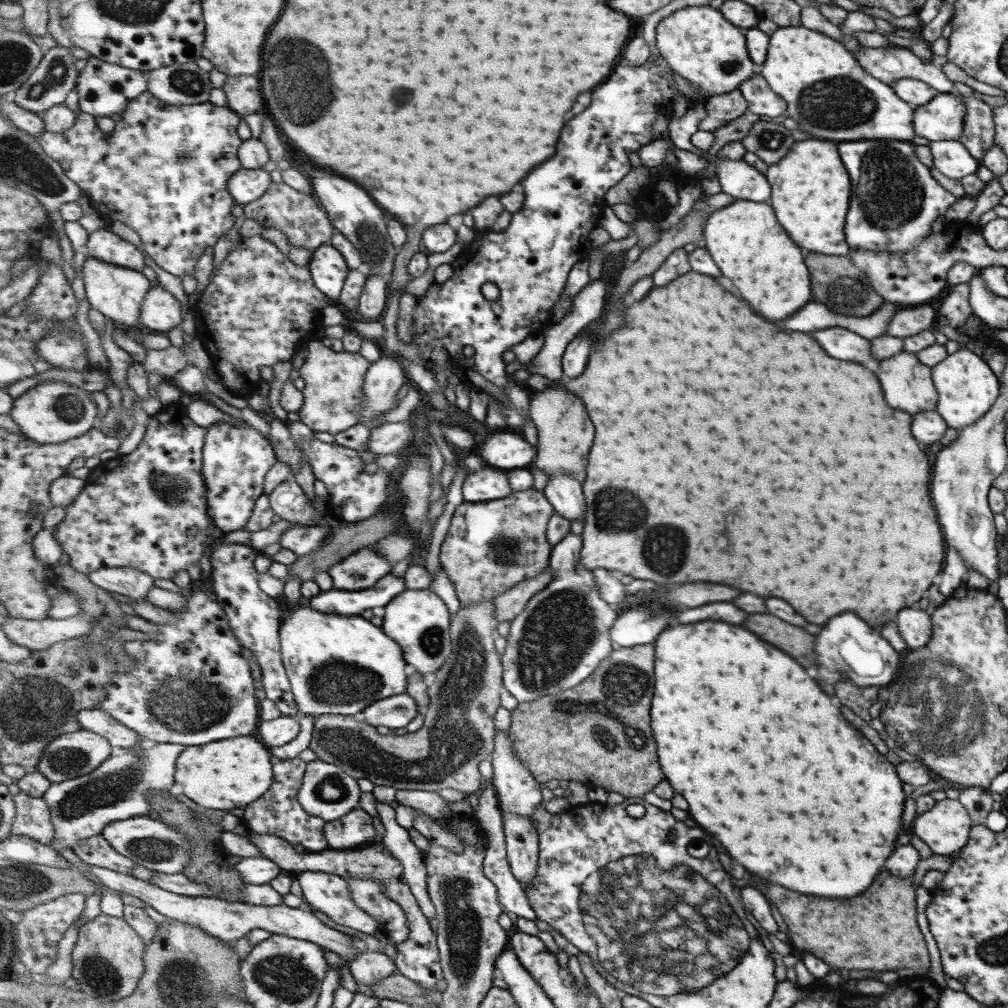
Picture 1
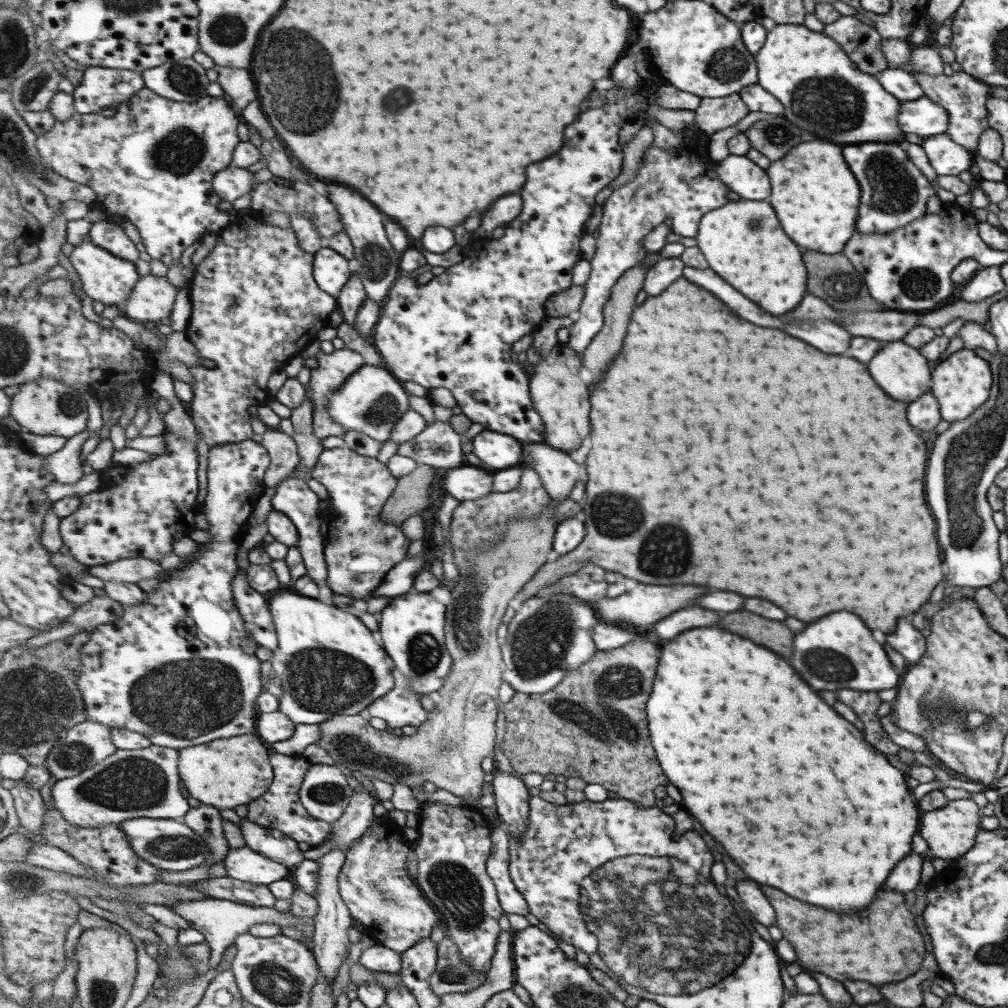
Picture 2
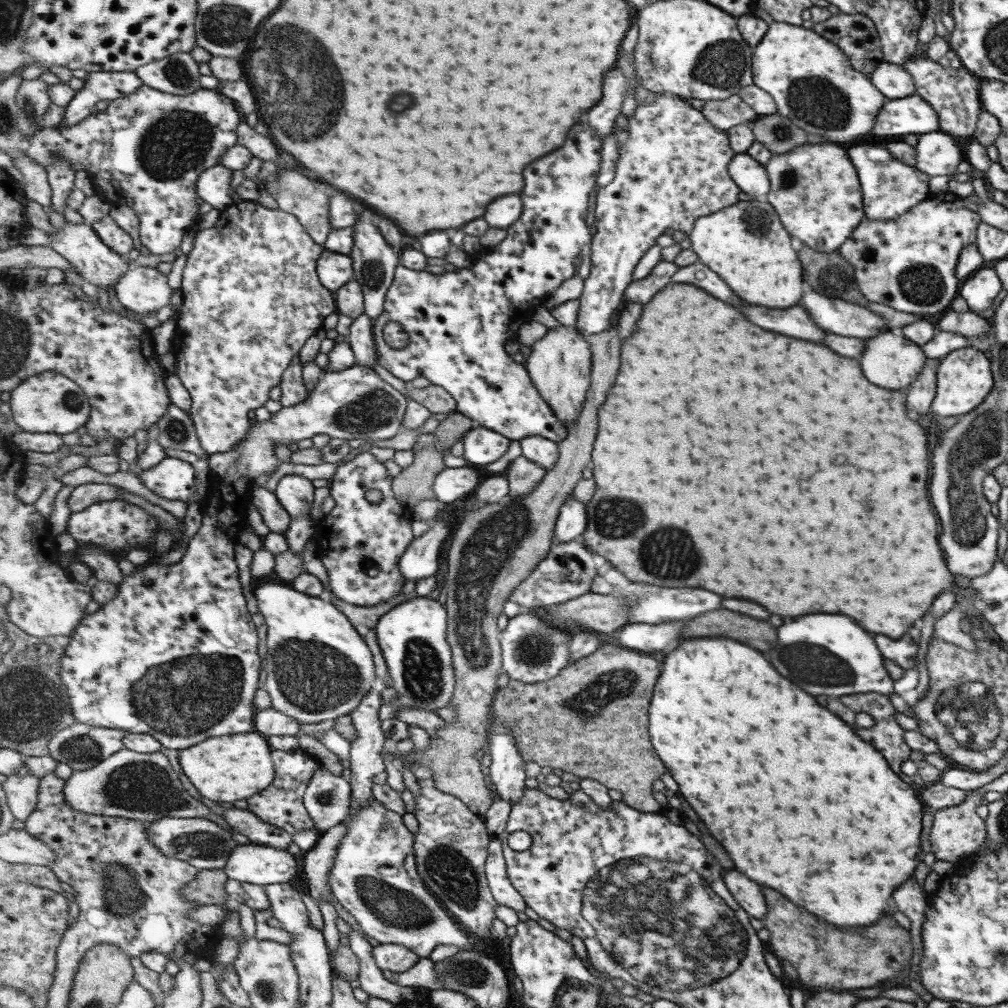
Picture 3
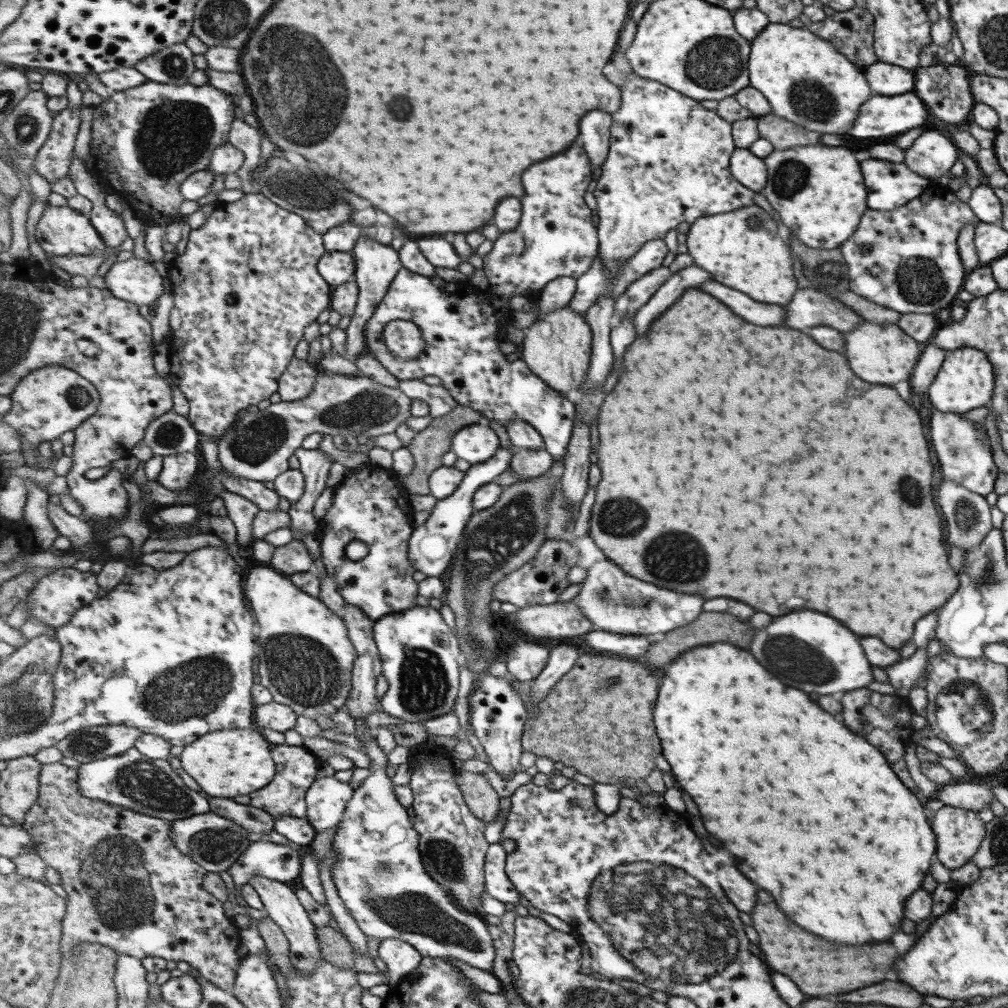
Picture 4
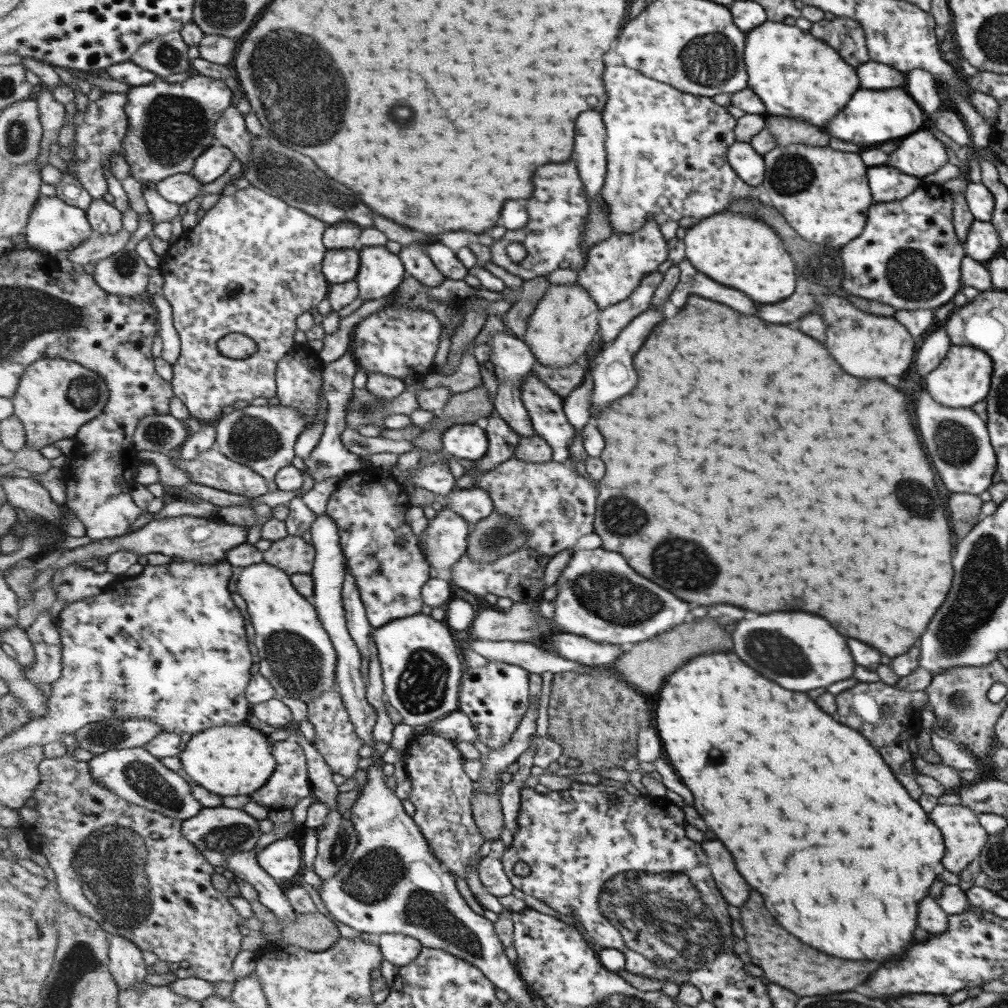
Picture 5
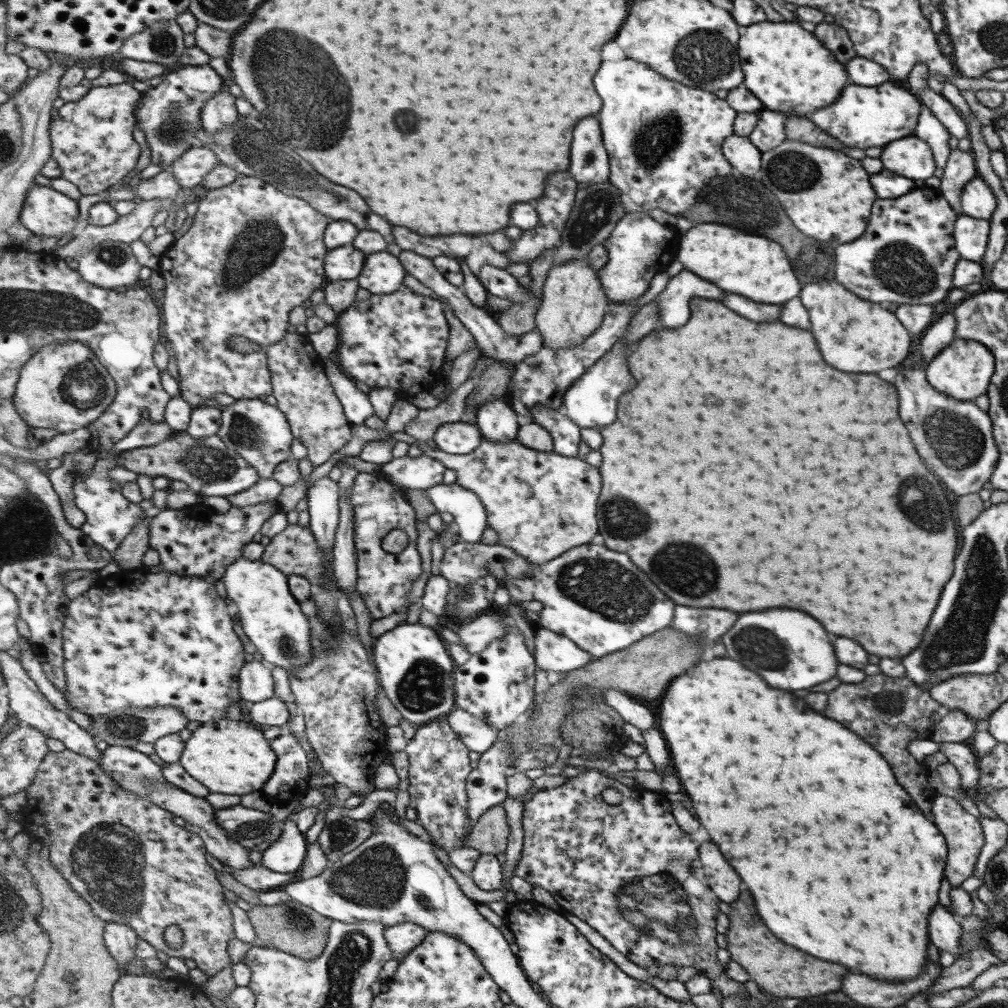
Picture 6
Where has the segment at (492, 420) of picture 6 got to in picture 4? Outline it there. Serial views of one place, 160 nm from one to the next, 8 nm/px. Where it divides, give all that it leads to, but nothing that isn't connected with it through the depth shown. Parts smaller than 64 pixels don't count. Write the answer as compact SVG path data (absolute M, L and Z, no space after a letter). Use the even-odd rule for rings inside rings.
M511 445L510 449L501 448L487 462L473 464L466 472L464 481L456 492L443 500L438 500L435 508L430 512L429 518L414 529L409 543L409 554L416 570L423 572L427 577L441 577L441 574L453 564L459 543L468 528L471 517L477 511L474 507L474 494L482 486L495 481L512 466L512 458L518 448Z

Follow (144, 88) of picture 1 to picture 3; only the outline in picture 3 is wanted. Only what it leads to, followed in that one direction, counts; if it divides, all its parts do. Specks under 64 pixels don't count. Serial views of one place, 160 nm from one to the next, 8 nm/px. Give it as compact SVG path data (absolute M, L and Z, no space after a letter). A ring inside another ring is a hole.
M131 71L91 73L82 89L76 91L74 99L66 106L66 115L60 126L75 126L94 114L95 106L101 100L116 101L137 92L143 85L140 75Z

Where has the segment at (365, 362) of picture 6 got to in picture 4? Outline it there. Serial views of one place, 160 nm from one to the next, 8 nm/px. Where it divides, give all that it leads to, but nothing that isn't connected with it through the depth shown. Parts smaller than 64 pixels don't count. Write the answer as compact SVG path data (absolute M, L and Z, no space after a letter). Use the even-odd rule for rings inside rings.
M409 320L389 322L384 328L384 339L390 353L402 359L420 357L427 349L423 330Z

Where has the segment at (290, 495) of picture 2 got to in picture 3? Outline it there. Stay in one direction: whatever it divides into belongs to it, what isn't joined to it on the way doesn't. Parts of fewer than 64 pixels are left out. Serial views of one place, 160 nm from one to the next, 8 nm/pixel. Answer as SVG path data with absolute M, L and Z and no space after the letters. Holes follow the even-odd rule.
M285 475L277 482L275 492L293 519L308 514L315 502L315 486L303 476Z

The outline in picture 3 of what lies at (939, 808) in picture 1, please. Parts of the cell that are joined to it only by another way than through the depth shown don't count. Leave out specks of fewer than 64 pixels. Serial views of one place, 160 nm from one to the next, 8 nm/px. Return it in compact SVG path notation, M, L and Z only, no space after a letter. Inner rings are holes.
M969 792L963 802L936 810L933 814L929 844L936 860L959 861L973 854L983 844L986 838L985 820L976 813L980 800L979 795Z

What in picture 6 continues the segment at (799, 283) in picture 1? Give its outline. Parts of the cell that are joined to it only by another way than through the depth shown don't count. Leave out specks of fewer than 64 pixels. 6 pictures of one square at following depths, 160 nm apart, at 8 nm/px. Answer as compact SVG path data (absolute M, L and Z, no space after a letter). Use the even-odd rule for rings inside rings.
M699 223L681 236L679 256L687 270L701 274L705 280L717 282L717 286L727 292L743 294L753 302L781 304L799 292L799 282L795 280L779 244L761 236L749 236L731 226Z

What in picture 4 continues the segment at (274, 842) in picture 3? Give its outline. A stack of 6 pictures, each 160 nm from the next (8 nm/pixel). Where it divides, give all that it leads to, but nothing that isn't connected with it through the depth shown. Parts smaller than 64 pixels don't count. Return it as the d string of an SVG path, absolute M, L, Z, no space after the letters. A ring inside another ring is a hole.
M211 798L210 805L215 814L233 819L250 832L262 834L263 839L268 838L268 834L276 830L274 816L251 804L245 806L245 804L237 804L233 800L225 800L225 798Z

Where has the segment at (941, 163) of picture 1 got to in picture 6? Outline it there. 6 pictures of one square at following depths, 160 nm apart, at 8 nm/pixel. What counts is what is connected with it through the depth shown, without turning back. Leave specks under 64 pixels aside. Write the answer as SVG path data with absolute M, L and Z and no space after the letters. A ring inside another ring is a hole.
M915 136L889 142L881 152L881 162L885 170L913 182L930 178L936 168L929 145Z

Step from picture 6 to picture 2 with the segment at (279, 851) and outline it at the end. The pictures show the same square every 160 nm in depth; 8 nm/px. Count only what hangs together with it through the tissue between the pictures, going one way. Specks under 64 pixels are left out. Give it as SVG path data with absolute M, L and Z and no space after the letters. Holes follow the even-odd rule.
M244 846L232 848L224 860L228 874L236 879L270 885L289 876L289 868L280 862L267 858L264 854Z

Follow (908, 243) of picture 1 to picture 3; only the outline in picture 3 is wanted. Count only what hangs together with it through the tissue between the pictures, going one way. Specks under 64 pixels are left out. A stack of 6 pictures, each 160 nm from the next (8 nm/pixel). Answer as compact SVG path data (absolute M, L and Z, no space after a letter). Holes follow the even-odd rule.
M855 146L847 150L859 176L863 192L863 210L869 220L893 220L930 195L928 177L914 167L895 160L883 146Z

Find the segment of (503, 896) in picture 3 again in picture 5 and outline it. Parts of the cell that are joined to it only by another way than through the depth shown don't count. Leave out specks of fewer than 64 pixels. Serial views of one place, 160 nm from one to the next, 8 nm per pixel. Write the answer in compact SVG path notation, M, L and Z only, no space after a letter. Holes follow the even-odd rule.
M491 853L478 866L478 874L486 889L495 896L509 896L515 890L514 884L505 872L502 857Z

